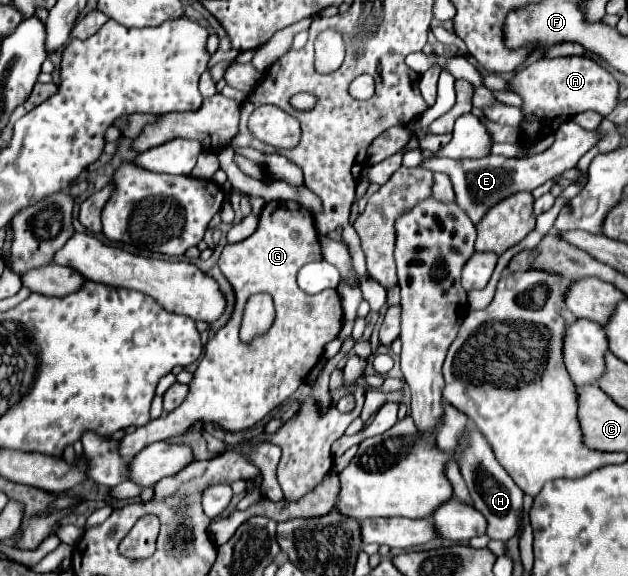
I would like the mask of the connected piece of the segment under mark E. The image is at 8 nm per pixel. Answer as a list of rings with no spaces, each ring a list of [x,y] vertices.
[[[566,121],[558,129],[558,137],[550,149],[544,153],[532,155],[532,157],[522,157],[522,159],[508,159],[502,155],[486,155],[480,159],[424,159],[420,167],[426,167],[430,171],[442,171],[450,175],[454,191],[456,191],[456,203],[468,213],[472,223],[478,223],[484,213],[496,205],[500,199],[510,197],[516,191],[532,191],[544,181],[564,173],[566,169],[576,167],[578,159],[590,151],[600,139],[602,131],[586,131],[574,121]]]

